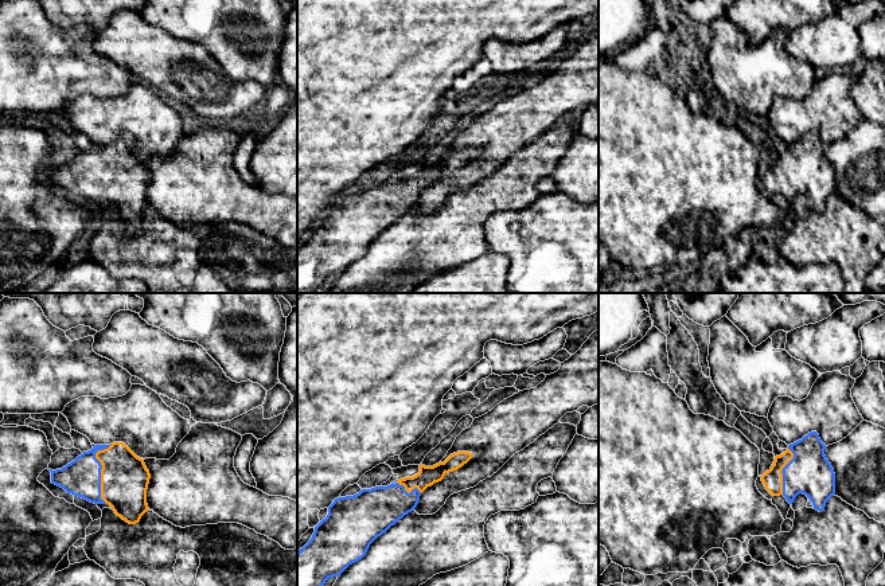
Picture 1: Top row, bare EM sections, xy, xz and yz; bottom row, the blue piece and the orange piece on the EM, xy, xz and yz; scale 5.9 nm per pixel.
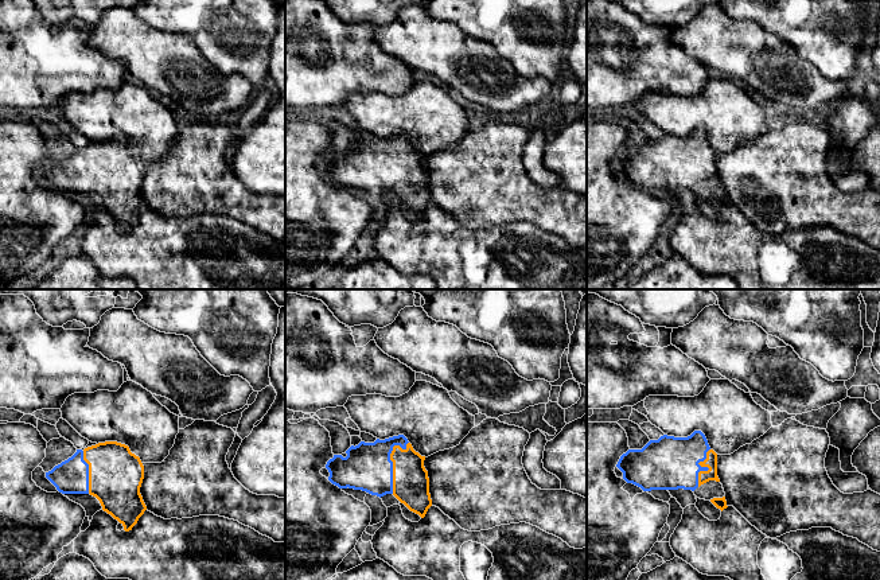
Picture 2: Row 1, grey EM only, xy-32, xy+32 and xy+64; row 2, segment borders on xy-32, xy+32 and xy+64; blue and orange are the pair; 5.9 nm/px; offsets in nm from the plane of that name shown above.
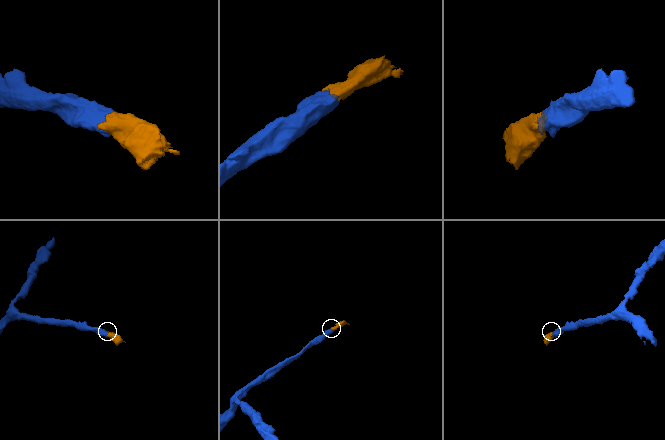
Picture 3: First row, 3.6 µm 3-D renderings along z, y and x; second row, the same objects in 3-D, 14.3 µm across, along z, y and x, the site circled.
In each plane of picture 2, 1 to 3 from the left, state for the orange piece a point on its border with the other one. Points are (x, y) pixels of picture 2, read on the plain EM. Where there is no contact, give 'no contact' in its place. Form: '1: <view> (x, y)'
1: xy-32 (88, 171)
2: xy+32 (392, 160)
3: xy+64 (707, 166)

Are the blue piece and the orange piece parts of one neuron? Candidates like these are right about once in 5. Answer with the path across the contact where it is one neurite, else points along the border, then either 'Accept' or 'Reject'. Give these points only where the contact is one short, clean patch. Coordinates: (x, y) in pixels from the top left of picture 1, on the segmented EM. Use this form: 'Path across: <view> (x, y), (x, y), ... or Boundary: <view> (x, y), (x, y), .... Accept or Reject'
Path across: xy (81, 477), (94, 476), (100, 471), (124, 477). Accept

